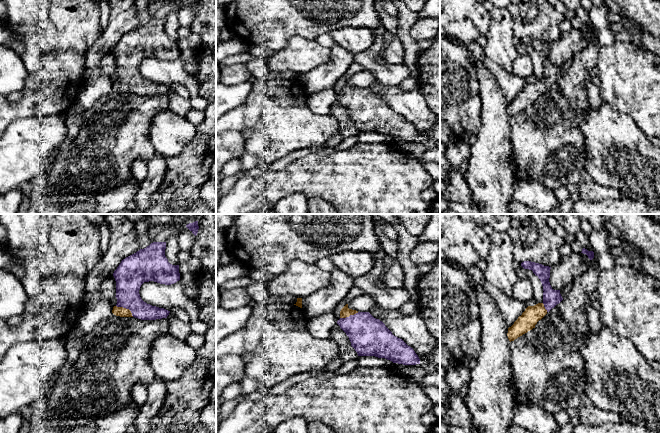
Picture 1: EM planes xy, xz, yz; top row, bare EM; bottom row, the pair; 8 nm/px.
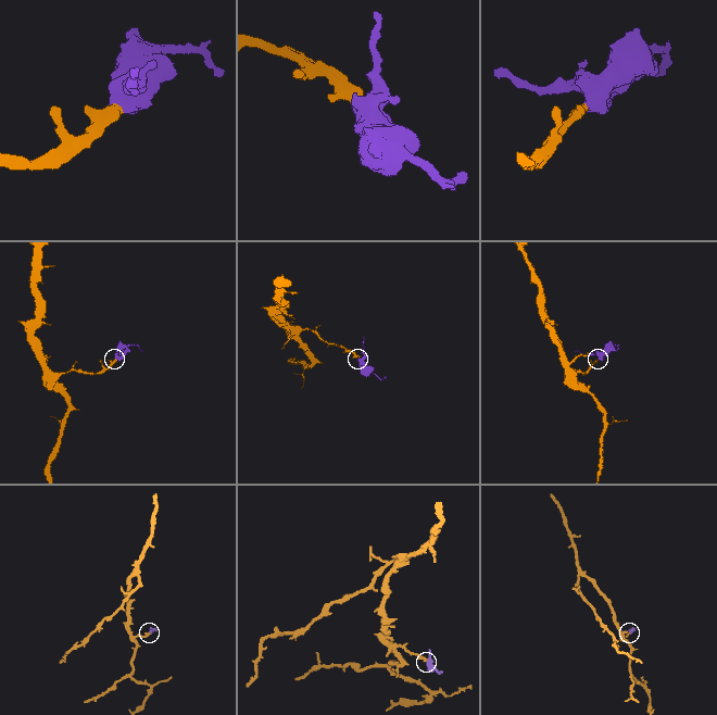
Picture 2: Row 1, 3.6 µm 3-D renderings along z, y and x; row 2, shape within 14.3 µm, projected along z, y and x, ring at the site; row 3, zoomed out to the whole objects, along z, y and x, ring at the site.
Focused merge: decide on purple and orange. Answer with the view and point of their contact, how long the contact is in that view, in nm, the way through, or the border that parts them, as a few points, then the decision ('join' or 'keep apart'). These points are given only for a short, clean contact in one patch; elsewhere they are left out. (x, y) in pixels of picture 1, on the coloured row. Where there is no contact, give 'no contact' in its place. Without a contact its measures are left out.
meets purple in xy at (126, 308); contact 170 nm long; runs through xy (129, 277), (126, 308), (118, 311); join

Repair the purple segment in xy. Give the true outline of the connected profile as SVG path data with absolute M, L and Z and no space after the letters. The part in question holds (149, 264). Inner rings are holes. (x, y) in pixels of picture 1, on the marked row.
M153 242L121 261L113 273L117 298L114 315L141 320L167 318L170 311L147 304L139 294L144 282L171 285L180 280L179 265L168 262L165 249L166 242Z

